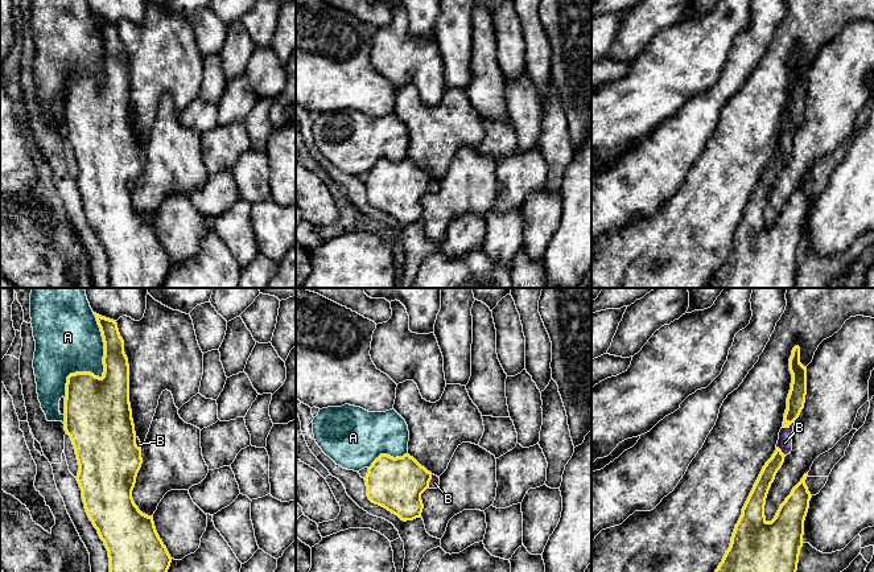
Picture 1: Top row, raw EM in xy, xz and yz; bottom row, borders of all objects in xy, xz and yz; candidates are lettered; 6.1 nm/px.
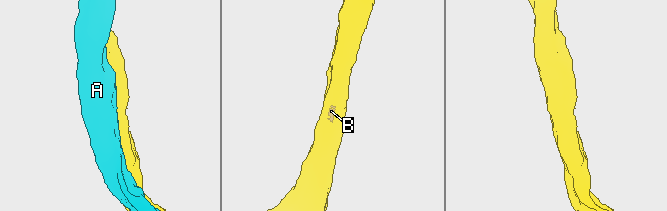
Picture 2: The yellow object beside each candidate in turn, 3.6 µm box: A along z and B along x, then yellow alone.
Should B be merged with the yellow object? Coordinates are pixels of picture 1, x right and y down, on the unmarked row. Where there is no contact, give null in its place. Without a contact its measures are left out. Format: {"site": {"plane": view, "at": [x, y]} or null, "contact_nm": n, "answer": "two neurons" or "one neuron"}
{"site": {"plane": "yz", "at": [787, 131]}, "contact_nm": 90, "answer": "one neuron"}

